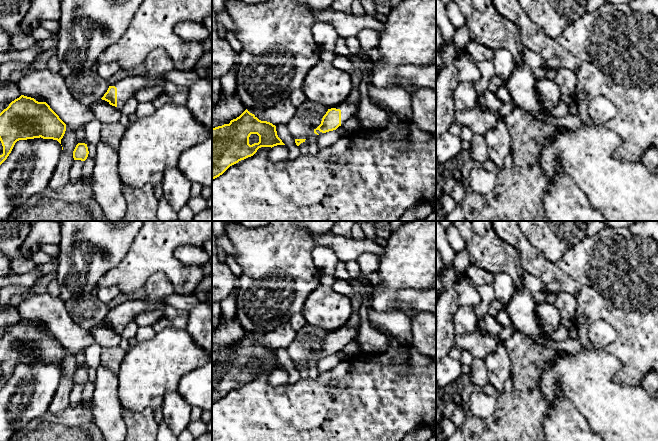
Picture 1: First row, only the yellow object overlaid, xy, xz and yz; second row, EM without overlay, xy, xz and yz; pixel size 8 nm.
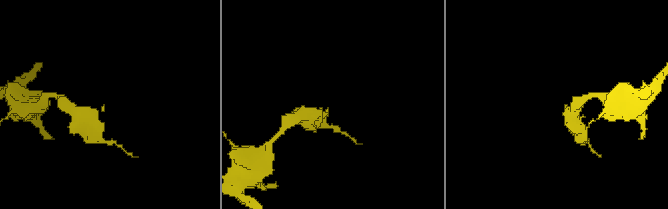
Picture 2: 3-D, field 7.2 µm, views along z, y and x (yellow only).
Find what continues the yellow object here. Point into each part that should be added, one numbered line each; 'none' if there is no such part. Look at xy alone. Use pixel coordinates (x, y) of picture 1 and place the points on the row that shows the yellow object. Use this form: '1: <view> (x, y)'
1: xy (158, 63)

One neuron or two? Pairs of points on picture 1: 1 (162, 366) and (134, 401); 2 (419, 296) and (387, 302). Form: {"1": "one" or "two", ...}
{"1": "one", "2": "one"}

